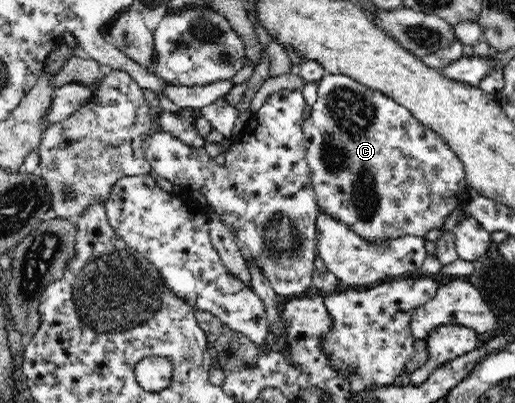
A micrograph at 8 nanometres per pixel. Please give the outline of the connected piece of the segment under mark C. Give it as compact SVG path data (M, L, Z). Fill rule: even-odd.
M327 73L318 80L318 93L315 104L312 106L309 118L304 120L302 129L304 134L304 147L306 162L309 167L310 181L314 187L318 209L325 210L329 217L345 223L349 229L369 241L393 240L403 236L424 236L431 230L440 230L448 217L455 209L464 208L470 200L471 189L466 181L464 163L453 152L453 149L425 124L421 124L412 112L397 104L397 101L385 96L383 92L367 88L364 84L353 80L351 76L341 73Z

